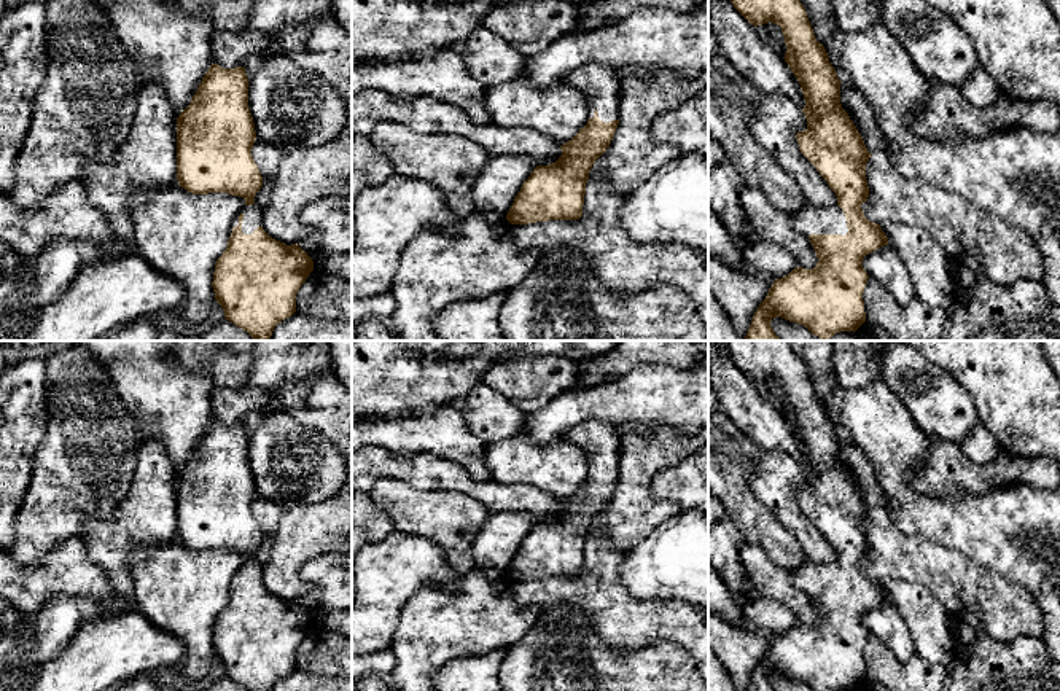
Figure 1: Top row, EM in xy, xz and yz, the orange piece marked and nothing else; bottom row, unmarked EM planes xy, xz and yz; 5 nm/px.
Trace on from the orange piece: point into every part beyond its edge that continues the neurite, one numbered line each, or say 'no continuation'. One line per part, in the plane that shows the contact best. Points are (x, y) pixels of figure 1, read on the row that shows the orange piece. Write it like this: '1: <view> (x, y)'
1: yz (807, 220)

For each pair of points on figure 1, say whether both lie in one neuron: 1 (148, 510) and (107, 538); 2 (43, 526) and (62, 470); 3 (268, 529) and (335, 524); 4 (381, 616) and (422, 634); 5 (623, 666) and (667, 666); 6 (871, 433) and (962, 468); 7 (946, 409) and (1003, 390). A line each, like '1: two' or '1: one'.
1: one
2: one
3: two
4: two
5: one
6: two
7: two

